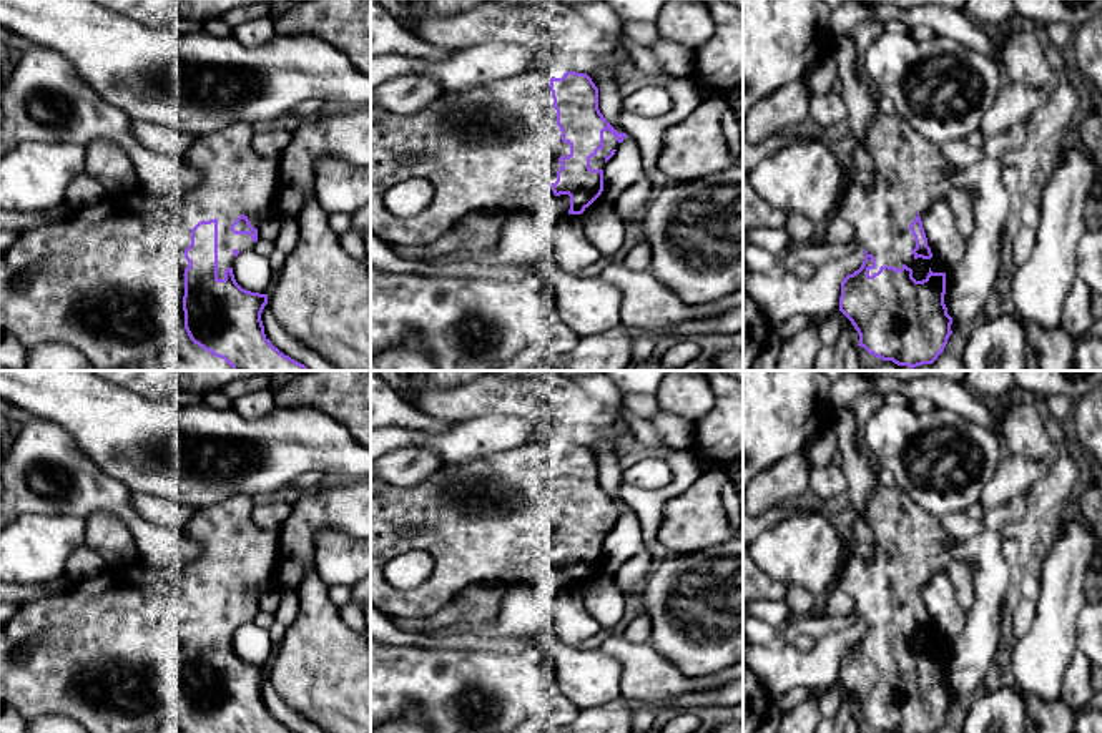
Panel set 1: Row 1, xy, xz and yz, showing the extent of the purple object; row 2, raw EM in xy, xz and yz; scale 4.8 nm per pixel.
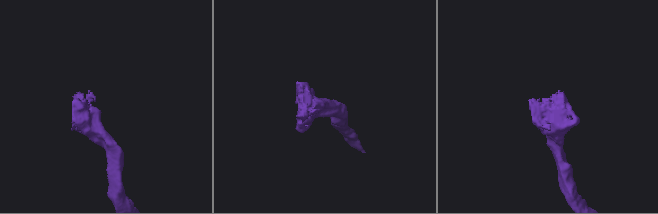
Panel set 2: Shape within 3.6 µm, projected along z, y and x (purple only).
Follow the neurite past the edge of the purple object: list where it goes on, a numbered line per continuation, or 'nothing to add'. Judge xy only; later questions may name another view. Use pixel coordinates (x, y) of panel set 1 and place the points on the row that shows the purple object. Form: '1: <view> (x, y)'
1: xy (107, 280)

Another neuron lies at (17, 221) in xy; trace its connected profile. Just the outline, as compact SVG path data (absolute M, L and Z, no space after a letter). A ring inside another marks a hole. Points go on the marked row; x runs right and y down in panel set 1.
M0 209L0 229L23 233L47 223L45 209L30 213Z

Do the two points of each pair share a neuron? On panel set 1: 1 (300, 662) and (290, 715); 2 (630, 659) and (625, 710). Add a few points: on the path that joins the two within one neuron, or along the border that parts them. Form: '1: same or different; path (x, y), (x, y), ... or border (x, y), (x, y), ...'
1: different; border (268, 677), (275, 690), (301, 715)
2: different; border (622, 695), (665, 705)

